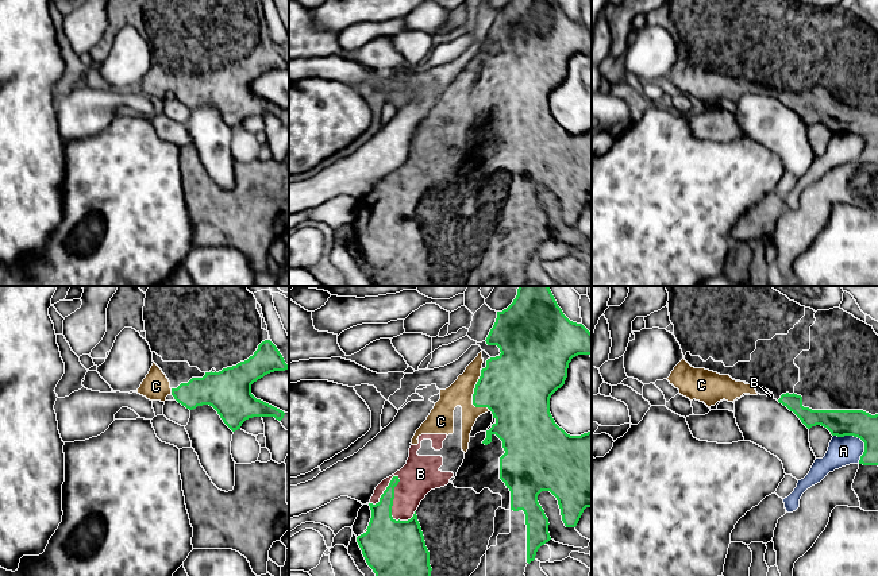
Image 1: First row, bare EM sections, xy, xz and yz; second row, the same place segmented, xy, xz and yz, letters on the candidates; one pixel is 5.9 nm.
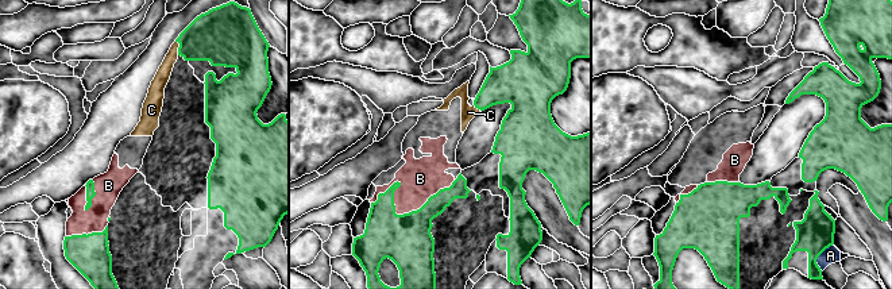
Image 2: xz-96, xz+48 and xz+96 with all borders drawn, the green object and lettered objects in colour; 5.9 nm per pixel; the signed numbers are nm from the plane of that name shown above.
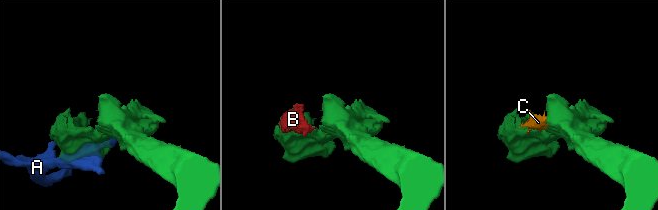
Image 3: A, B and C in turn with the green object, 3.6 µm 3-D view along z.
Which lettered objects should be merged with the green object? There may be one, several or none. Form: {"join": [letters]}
{"join": ["B", "C"]}

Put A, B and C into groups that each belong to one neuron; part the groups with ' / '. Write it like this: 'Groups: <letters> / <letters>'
Groups: A / B C

